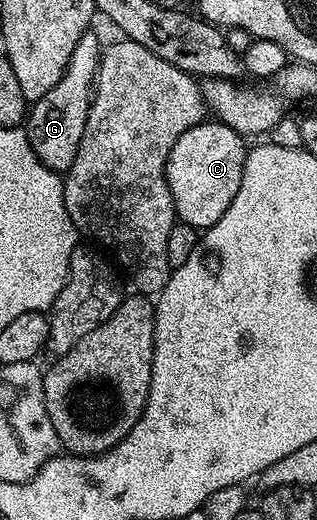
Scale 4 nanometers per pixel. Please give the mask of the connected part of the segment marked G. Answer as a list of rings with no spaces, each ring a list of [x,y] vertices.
[[[89,30],[78,38],[78,46],[74,46],[74,54],[70,54],[66,74],[58,78],[58,86],[50,86],[50,91],[31,105],[26,117],[28,141],[34,154],[38,154],[38,158],[50,170],[61,174],[67,172],[70,162],[74,162],[74,154],[78,154],[78,142],[82,142],[82,130],[86,130],[86,118],[92,105],[102,51],[102,43],[94,33]]]

